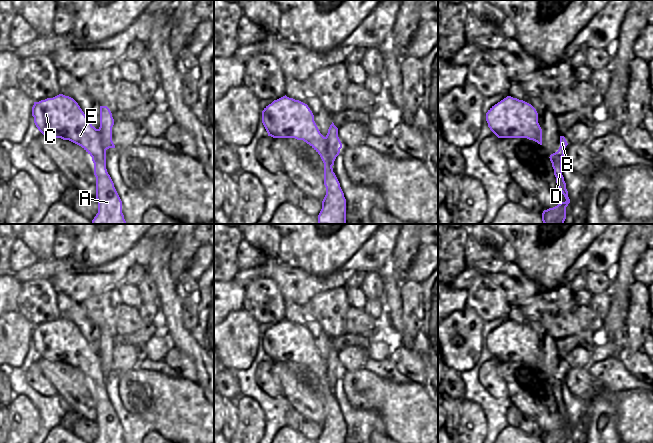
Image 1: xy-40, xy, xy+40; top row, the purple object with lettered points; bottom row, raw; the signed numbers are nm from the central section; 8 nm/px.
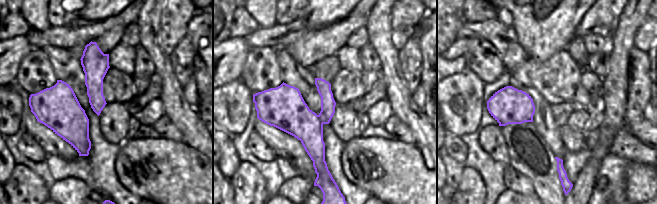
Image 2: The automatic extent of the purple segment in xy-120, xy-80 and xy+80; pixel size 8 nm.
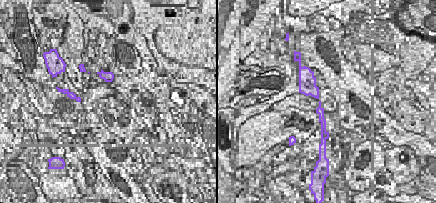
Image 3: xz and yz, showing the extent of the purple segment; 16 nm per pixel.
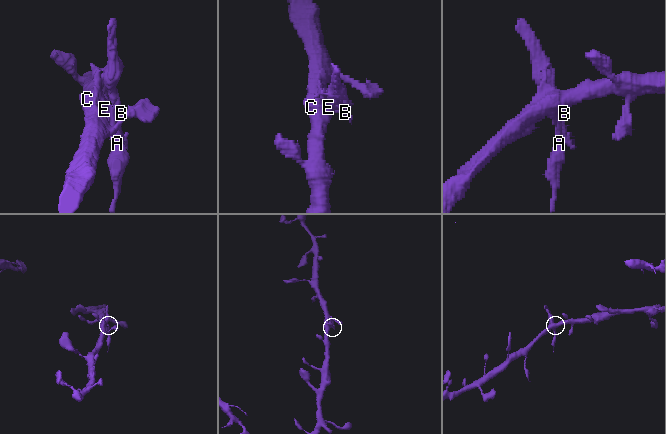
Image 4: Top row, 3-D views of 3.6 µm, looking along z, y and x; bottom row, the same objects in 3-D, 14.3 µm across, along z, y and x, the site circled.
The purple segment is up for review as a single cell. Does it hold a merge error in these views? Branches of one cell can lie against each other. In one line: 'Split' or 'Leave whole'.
Split

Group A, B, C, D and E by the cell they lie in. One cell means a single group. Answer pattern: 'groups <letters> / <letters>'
groups A B D / C E

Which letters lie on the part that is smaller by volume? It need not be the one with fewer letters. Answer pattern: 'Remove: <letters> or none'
Remove: A, B, D

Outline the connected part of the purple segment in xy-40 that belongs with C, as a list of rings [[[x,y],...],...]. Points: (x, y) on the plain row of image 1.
[[[59,318],[34,326],[32,340],[43,359],[81,370],[92,381],[96,406],[106,403],[106,374],[102,369],[102,359],[73,322]]]

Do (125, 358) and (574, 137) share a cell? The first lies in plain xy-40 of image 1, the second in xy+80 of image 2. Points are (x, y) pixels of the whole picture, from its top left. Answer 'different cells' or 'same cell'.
different cells

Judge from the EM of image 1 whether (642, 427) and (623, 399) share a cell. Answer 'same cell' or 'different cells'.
same cell

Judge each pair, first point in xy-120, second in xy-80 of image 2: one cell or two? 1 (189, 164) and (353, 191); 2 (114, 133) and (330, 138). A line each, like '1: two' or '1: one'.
1: two
2: two

